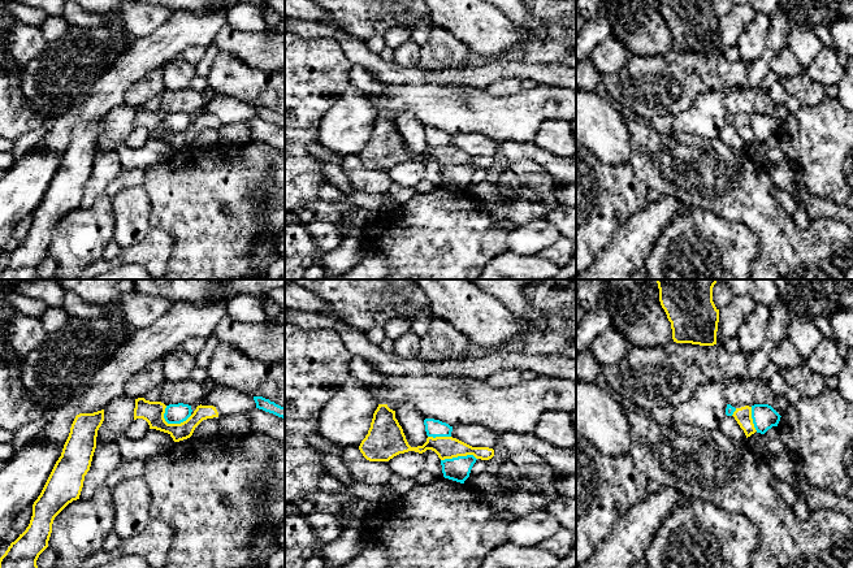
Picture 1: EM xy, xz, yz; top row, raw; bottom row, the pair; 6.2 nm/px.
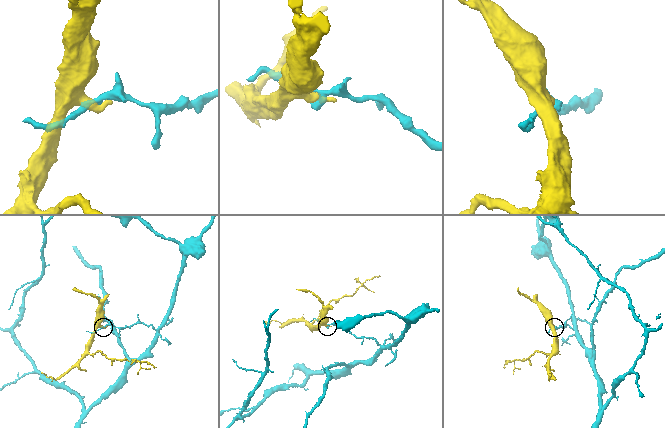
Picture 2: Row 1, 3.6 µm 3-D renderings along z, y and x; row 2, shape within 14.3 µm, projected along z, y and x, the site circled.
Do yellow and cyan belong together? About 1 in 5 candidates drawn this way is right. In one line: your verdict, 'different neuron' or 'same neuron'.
different neuron

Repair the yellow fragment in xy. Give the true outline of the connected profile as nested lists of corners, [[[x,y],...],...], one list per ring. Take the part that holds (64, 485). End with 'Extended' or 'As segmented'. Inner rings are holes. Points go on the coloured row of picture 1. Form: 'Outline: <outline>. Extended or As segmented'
Outline: [[[104,409],[75,416],[61,456],[56,461],[40,495],[33,504],[33,516],[26,530],[10,543],[0,558],[0,568],[38,568],[39,555],[48,547],[55,517],[73,500],[79,499],[85,476],[90,471],[96,448],[98,430],[104,421]]]. As segmented

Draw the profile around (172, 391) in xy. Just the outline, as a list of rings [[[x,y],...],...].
[[[191,378],[185,380],[165,380],[160,385],[159,402],[169,404],[189,404],[200,406],[204,398],[211,393],[203,383],[195,382]]]

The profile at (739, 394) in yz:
[[[744,380],[724,383],[724,398],[728,404],[735,408],[754,404],[771,406],[776,399],[775,393],[768,385],[761,383],[758,380]]]

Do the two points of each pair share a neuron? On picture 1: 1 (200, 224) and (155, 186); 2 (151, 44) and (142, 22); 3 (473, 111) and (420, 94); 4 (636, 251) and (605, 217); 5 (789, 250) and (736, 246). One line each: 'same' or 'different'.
1: same
2: different
3: same
4: different
5: different

